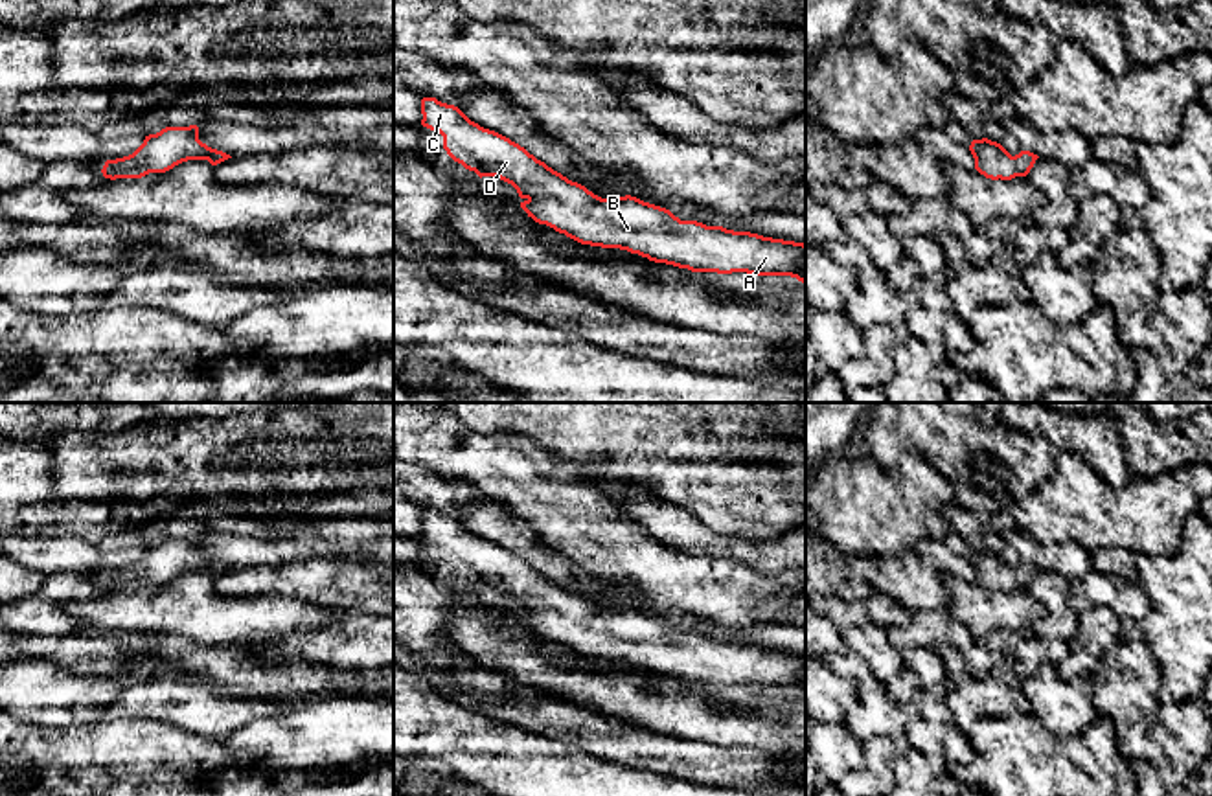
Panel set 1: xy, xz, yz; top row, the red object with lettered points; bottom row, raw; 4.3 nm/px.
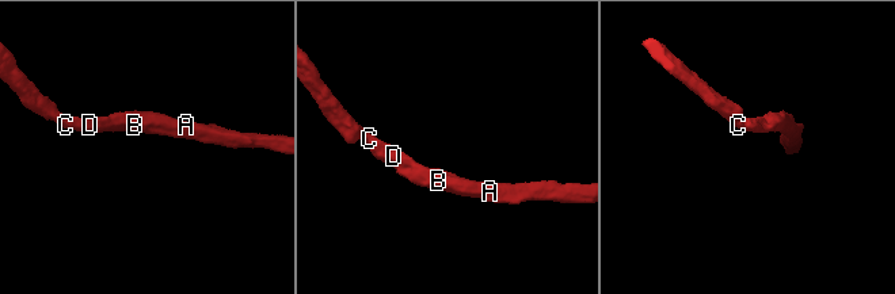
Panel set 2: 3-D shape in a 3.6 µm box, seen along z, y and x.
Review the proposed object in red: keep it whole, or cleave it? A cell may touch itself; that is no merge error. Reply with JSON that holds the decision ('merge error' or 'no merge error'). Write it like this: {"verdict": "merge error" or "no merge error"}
{"verdict": "no merge error"}

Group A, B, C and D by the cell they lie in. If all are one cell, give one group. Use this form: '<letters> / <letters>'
A B C D

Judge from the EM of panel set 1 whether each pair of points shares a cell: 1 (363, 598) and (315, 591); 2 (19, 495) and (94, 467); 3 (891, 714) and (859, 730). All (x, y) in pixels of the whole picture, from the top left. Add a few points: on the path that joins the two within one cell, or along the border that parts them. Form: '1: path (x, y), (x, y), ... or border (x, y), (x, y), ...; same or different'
1: path (352, 591), (326, 591); same
2: border (45, 447), (52, 458), (52, 482), (63, 499); different
3: path (883, 717), (872, 717), (867, 723); same

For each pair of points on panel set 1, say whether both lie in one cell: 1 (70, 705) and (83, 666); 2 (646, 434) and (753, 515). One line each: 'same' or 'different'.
1: different
2: same

